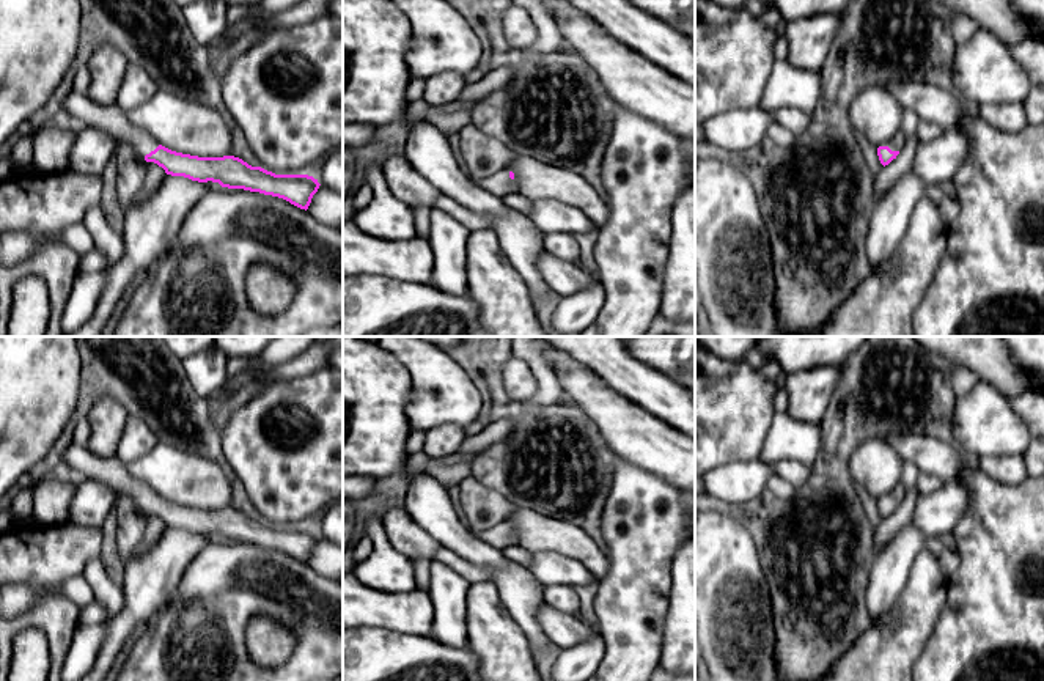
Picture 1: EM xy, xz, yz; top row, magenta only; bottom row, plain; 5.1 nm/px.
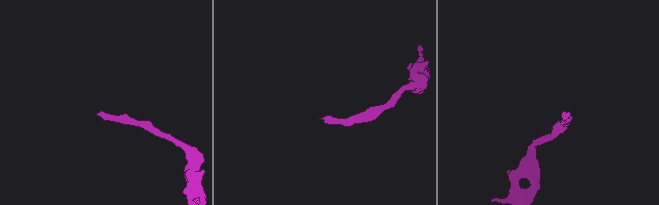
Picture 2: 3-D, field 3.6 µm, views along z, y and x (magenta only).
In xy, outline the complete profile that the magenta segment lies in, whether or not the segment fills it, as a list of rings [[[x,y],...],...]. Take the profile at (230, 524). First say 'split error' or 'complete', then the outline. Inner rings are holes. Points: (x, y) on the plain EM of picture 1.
split error; [[[72,442],[63,456],[63,470],[77,478],[102,481],[118,495],[129,495],[146,514],[157,516],[171,528],[278,549],[305,563],[321,538],[313,528],[275,527],[234,508],[198,510],[171,503],[134,478],[116,456],[97,458],[88,445]]]

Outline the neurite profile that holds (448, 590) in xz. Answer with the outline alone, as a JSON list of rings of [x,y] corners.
[[[431,560],[429,596],[434,604],[431,639],[451,648],[467,648],[467,594],[470,582],[453,568]]]

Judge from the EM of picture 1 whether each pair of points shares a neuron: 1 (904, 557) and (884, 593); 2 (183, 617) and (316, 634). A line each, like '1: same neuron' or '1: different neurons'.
1: same neuron
2: same neuron

